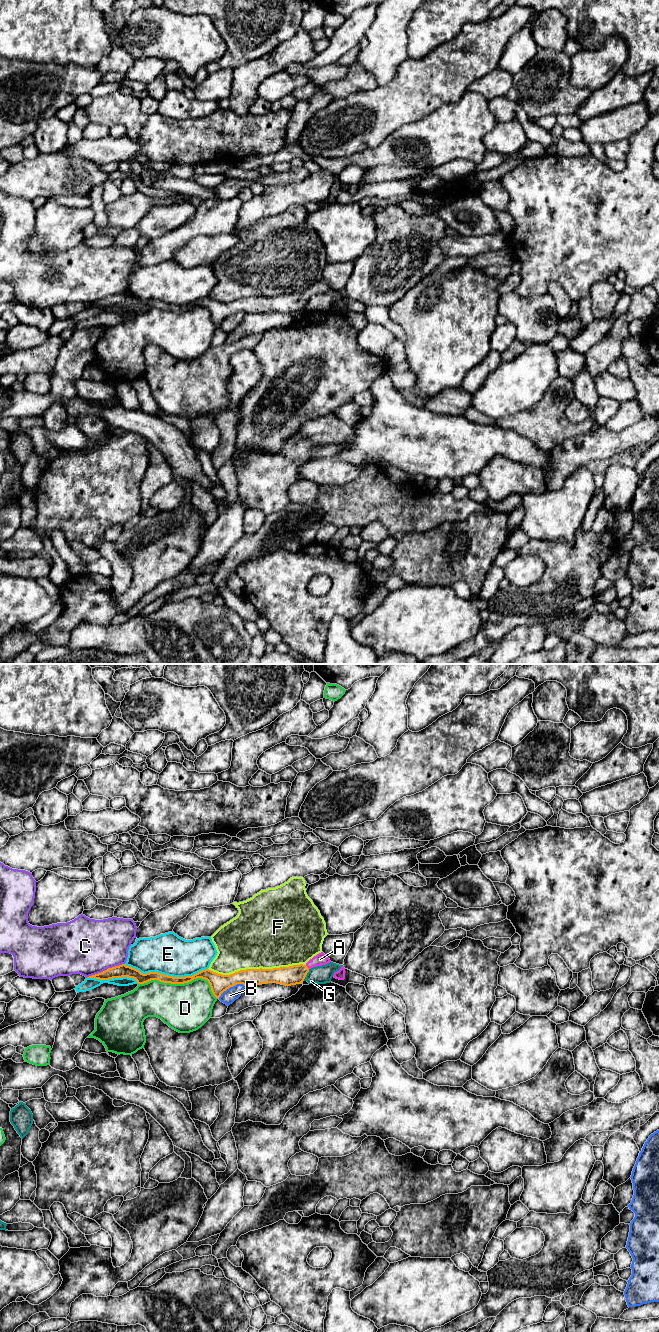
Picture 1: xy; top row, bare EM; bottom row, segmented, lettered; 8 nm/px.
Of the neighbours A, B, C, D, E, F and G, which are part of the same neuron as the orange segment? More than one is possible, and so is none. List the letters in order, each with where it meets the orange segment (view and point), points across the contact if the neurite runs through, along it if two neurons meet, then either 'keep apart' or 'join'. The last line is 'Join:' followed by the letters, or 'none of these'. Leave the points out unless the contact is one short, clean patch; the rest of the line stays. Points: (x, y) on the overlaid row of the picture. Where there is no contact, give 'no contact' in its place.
A: contact xy (306, 966); way xy (292, 975), (306, 966), (320, 959); join
B: contact xy (230, 986); keep apart
C: contact xy (105, 970); border xy (124, 963), (108, 967), (86, 977); keep apart
D: contact xy (181, 983); keep apart
E: contact xy (166, 975); keep apart
F: contact xy (256, 969); keep apart
G: contact xy (306, 974); border xy (309, 969), (303, 980); keep apart
Join: A

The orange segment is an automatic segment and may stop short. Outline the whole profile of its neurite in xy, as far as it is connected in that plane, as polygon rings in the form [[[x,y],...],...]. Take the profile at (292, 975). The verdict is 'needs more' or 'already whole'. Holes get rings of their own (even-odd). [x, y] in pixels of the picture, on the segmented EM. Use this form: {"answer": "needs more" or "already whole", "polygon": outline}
{"answer": "needs more", "polygon": [[[321,952],[310,959],[305,965],[300,964],[273,969],[246,969],[230,975],[222,975],[209,969],[205,969],[192,976],[185,977],[173,977],[158,972],[143,974],[135,968],[122,964],[108,968],[101,973],[87,978],[109,980],[113,978],[128,977],[135,979],[138,984],[144,984],[151,980],[158,980],[163,983],[171,984],[184,984],[191,982],[194,979],[202,978],[208,981],[213,995],[219,999],[224,991],[237,984],[243,984],[244,986],[262,985],[268,983],[277,983],[285,986],[301,984],[311,968],[326,965],[330,962],[330,959]]]}

